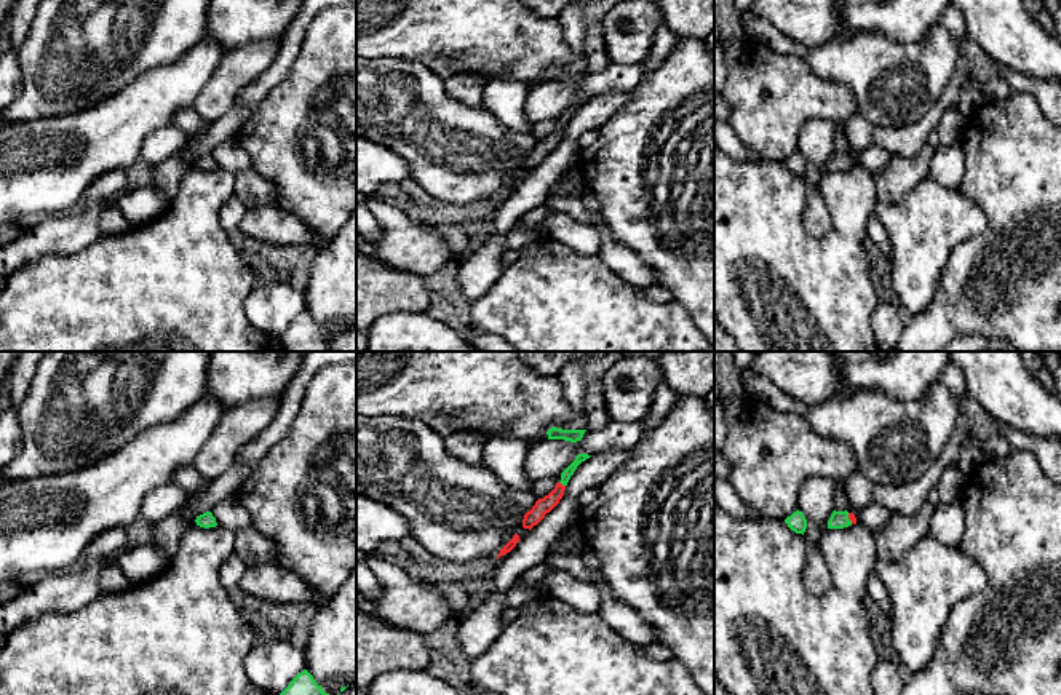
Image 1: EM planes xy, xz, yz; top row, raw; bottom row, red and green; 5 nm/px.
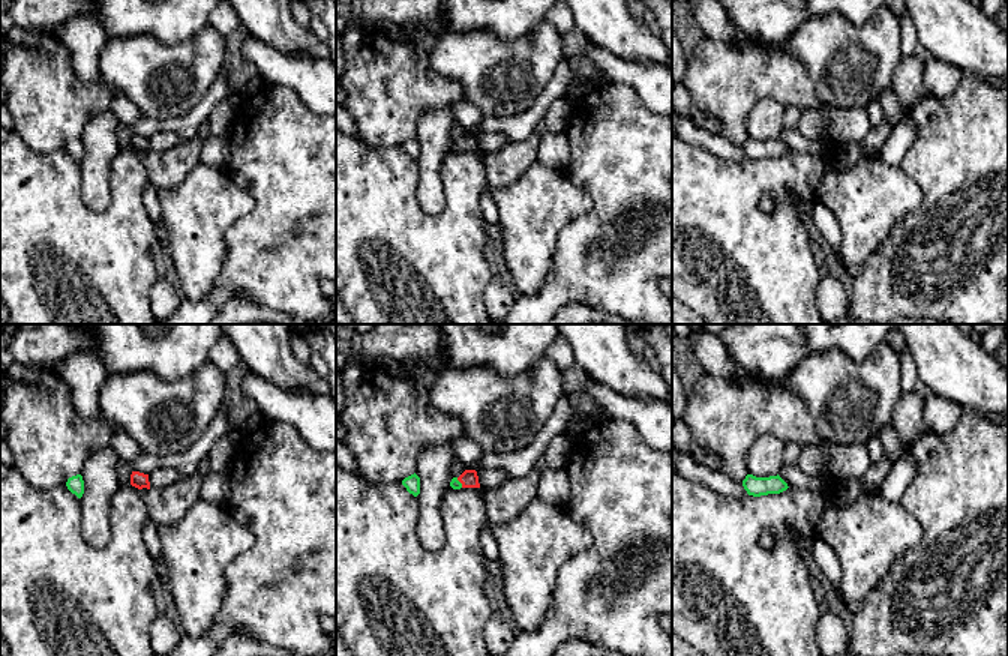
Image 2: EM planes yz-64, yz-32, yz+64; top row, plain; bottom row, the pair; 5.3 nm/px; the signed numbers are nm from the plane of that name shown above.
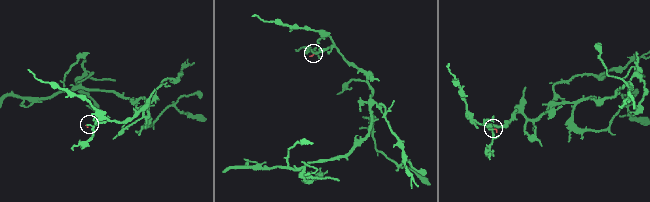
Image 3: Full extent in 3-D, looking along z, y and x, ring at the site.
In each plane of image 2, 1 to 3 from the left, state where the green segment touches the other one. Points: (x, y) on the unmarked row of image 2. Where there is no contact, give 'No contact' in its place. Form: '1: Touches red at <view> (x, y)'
1: No contact
2: Touches red at yz-32 (459, 144)
3: No contact

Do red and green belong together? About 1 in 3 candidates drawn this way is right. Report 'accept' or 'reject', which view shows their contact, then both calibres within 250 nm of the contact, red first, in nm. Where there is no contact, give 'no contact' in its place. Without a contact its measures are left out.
accept; contact in xz; calibres 80 and 50 nm

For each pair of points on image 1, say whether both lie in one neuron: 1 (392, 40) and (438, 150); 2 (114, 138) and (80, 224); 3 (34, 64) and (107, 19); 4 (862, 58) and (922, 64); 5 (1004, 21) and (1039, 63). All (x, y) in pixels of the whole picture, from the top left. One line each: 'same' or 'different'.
1: different
2: different
3: same
4: same
5: same

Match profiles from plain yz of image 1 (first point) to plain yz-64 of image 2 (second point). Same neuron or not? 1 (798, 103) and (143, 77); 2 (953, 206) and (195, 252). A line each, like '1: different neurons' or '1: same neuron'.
1: different neurons
2: same neuron

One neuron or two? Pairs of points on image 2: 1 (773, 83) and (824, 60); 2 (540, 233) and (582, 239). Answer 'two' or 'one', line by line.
1: two
2: two

